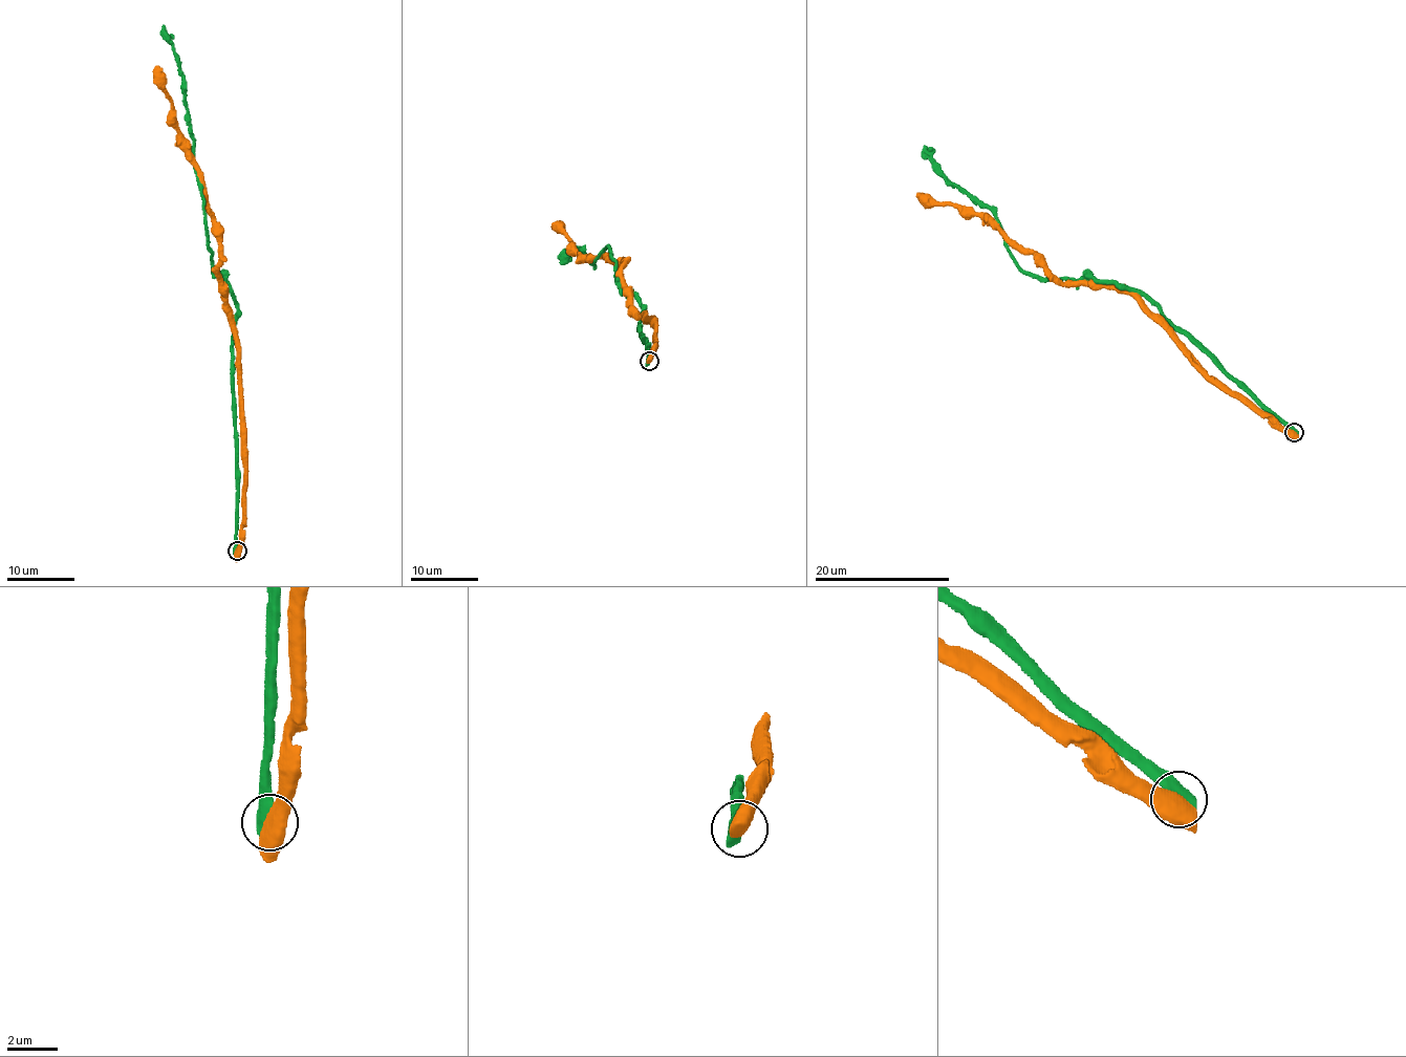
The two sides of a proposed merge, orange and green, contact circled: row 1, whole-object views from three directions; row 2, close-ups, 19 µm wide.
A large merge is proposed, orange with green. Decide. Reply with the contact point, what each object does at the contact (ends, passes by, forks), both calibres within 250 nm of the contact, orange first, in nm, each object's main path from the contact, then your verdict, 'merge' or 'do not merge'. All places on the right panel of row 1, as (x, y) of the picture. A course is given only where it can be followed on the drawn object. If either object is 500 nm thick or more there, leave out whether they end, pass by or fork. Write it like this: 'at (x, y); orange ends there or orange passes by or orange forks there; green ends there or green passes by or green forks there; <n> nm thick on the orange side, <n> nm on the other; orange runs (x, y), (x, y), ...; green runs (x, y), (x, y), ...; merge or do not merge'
at (1294, 432); 750 nm thick on the orange side, 650 nm on the other; orange runs (1294, 432), (1279, 429), (1208, 375), (1140, 300), (1063, 285), (997, 223), (916, 195); green runs (1294, 432), (1139, 293), (1090, 278), (1033, 277), (1021, 270), (1009, 251), (997, 214), (946, 177), (924, 145); do not merge

